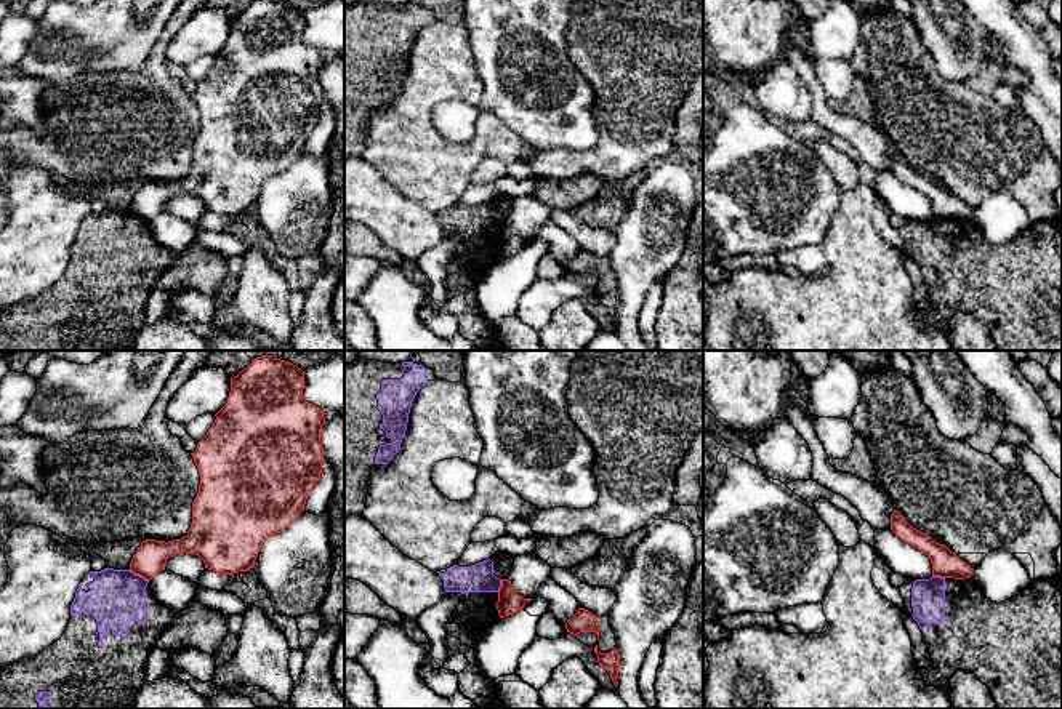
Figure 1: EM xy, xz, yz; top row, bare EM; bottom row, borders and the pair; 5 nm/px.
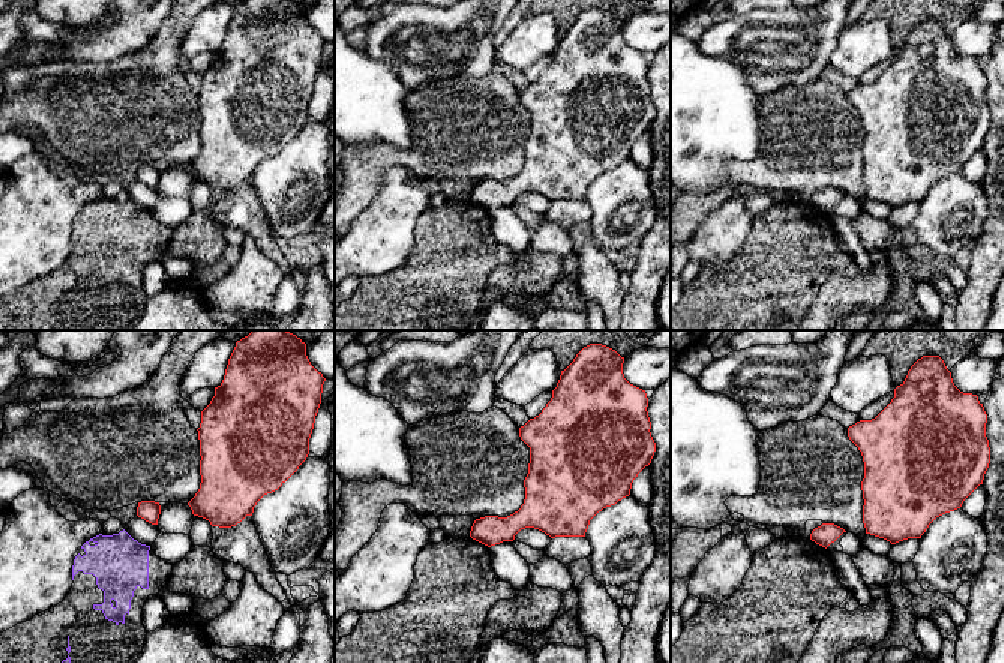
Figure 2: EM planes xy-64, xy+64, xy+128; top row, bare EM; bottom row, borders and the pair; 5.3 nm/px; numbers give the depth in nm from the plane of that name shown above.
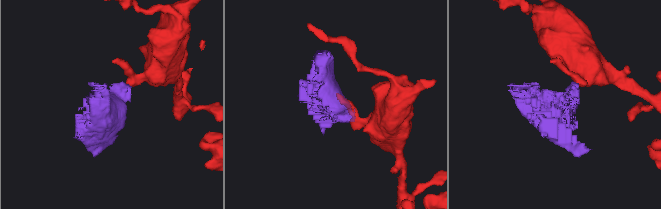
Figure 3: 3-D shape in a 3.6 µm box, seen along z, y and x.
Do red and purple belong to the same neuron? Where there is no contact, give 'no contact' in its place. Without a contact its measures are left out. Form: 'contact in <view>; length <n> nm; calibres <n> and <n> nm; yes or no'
contact in xy; length 120 nm; calibres 160 and 280 nm; no

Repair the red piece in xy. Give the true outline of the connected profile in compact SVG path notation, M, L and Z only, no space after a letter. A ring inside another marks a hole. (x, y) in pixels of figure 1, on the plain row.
M253 0L237 18L231 19L231 34L207 77L192 96L200 126L192 144L192 165L186 178L173 182L146 181L131 200L130 213L151 222L165 211L173 195L195 195L205 210L232 216L253 210L263 184L284 173L304 152L306 141L317 126L324 102L320 70L324 53L303 38L304 13L280 0Z

